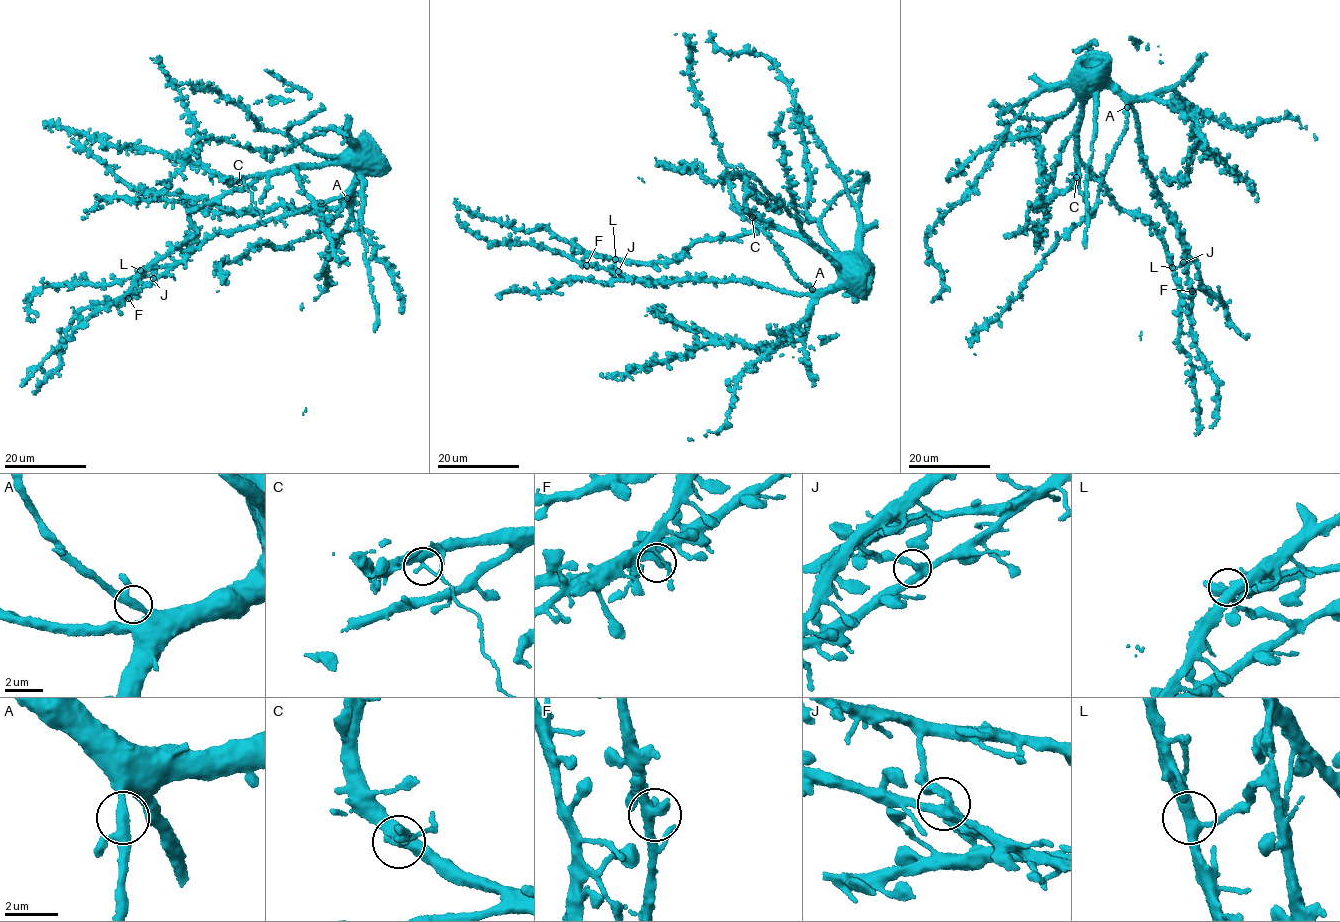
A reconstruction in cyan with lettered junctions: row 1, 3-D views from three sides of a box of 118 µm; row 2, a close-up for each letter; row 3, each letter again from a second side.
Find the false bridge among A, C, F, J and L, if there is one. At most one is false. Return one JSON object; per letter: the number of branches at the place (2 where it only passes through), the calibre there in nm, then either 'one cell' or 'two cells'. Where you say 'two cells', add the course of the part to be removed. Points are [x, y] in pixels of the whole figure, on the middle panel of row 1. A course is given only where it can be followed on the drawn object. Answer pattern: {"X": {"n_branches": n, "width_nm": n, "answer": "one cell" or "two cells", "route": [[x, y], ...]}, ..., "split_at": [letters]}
{"A": {"n_branches": 3, "width_nm": 320, "answer": "one cell"}, "C": {"n_branches": 3, "width_nm": 360, "answer": "two cells"}, "F": {"n_branches": 3, "width_nm": 320, "answer": "one cell"}, "J": {"n_branches": 3, "width_nm": 320, "answer": "one cell"}, "L": {"n_branches": 3, "width_nm": 380, "answer": "one cell"}, "split_at": ["C"]}

